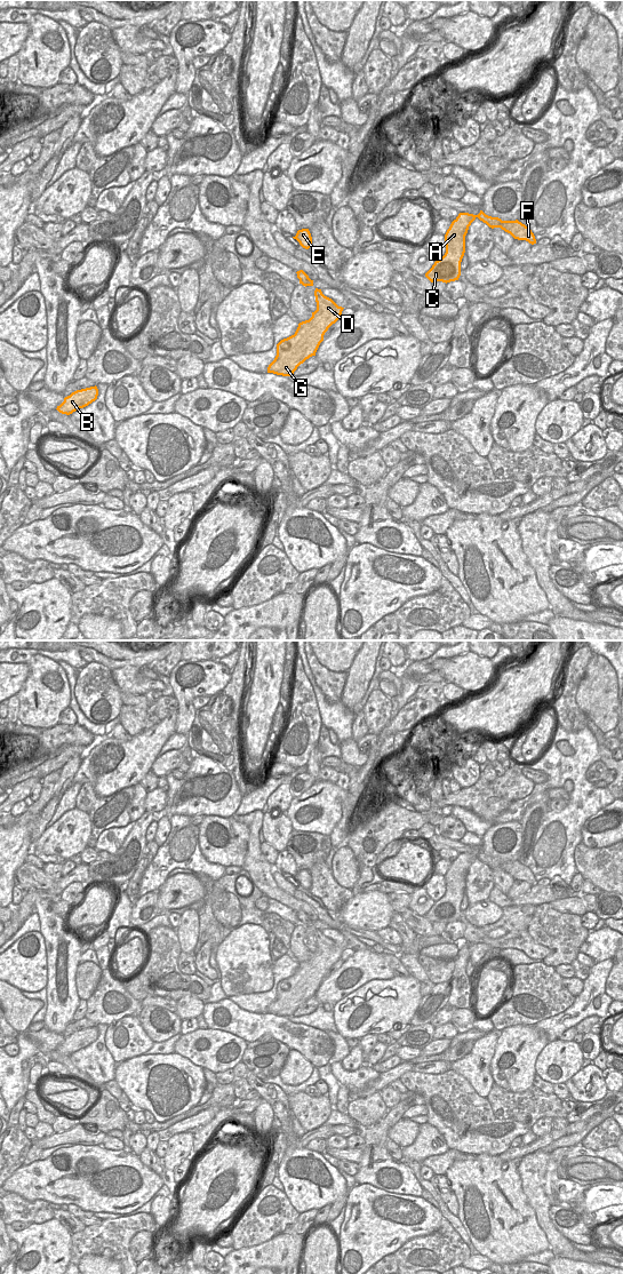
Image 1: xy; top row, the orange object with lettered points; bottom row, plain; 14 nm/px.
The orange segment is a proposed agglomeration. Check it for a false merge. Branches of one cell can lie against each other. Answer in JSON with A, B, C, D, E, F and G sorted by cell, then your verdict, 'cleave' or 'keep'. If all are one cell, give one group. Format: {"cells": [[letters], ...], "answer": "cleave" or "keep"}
{"cells": [["A", "B", "C", "D", "E", "F", "G"]], "answer": "keep"}

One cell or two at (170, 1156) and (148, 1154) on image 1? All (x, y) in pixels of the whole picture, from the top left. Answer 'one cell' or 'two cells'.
two cells

